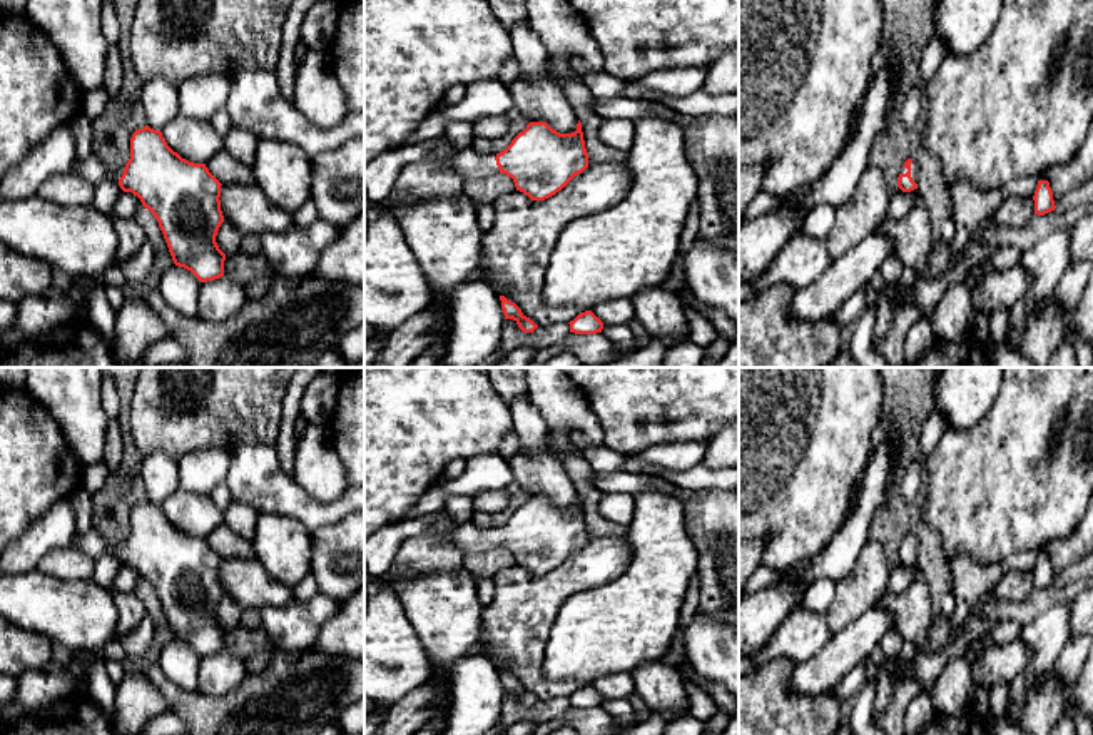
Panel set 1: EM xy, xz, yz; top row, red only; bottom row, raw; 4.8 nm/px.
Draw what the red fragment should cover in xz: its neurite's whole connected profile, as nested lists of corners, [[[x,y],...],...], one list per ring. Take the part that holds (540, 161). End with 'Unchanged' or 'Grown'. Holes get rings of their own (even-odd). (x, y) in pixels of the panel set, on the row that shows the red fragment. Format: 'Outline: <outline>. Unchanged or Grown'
Outline: [[[580,120],[577,130],[572,134],[560,134],[546,122],[530,122],[503,152],[480,154],[468,145],[451,157],[450,167],[456,170],[463,180],[506,174],[513,179],[516,190],[523,192],[531,200],[545,200],[562,190],[575,175],[588,167],[588,154]]]. Grown

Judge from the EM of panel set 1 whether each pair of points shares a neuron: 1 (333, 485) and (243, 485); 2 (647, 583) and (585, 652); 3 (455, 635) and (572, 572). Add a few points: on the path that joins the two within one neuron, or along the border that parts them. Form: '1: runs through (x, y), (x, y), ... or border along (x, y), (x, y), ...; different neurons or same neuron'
1: border along (293, 476), (313, 498), (320, 501), (336, 500); different neurons
2: runs through (637, 600), (602, 635); same neuron
3: border along (483, 607), (482, 635), (478, 638); different neurons

